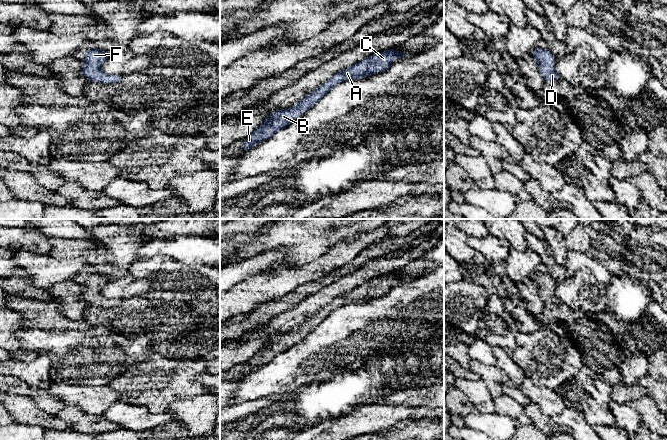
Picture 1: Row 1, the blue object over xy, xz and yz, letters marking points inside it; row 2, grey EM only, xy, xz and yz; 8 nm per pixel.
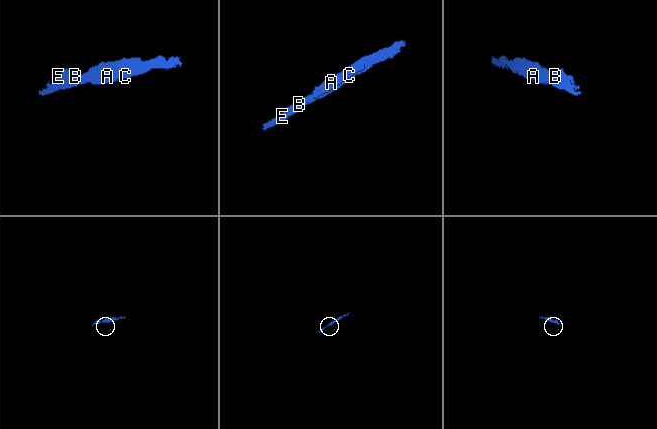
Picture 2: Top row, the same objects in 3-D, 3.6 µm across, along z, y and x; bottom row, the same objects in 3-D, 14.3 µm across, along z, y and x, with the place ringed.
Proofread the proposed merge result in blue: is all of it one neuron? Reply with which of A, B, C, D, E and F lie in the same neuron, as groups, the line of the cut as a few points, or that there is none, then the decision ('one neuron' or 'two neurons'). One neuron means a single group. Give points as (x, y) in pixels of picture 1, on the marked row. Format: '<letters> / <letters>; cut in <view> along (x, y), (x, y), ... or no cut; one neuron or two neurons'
A B C D E F; no cut; one neuron

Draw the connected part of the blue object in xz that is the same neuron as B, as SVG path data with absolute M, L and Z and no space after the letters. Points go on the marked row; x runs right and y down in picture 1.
M395 48L373 54L359 63L336 73L330 80L306 95L294 107L273 111L255 131L244 139L244 153L258 143L271 138L277 131L289 126L297 117L313 107L318 100L323 98L332 88L341 82L350 79L363 79L374 73L382 73L405 53L398 52Z

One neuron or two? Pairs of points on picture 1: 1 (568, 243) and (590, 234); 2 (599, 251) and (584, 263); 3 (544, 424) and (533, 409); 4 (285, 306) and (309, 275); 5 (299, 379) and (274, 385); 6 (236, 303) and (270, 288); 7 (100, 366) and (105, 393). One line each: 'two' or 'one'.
1: one
2: two
3: one
4: two
5: one
6: one
7: two

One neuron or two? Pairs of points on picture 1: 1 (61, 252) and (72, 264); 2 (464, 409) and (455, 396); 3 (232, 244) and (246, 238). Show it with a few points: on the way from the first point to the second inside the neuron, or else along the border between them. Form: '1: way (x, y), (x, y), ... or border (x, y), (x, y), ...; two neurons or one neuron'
1: border (49, 253), (58, 258), (83, 256), (87, 263); two neurons
2: way (461, 406), (455, 399); one neuron
3: way (235, 242), (243, 239); one neuron

